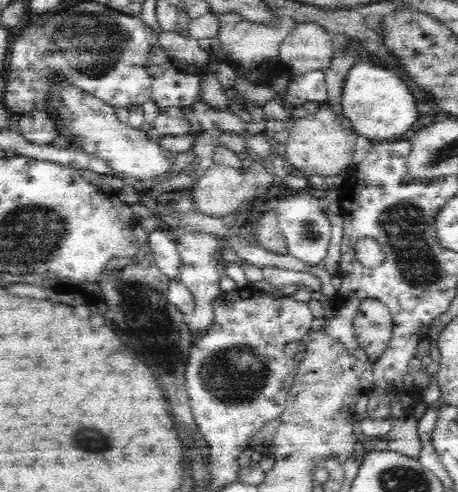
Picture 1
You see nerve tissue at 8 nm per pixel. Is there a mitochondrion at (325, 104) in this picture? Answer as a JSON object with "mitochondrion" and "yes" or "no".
{"mitochondrion":"no"}

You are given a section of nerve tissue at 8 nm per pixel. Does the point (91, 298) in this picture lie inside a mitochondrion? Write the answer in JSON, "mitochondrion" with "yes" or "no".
{"mitochondrion":"no"}

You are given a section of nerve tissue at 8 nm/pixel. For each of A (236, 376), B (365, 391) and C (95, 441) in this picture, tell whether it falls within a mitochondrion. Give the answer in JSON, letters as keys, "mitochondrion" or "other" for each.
{"A":"mitochondrion","B":"other","C":"mitochondrion"}

